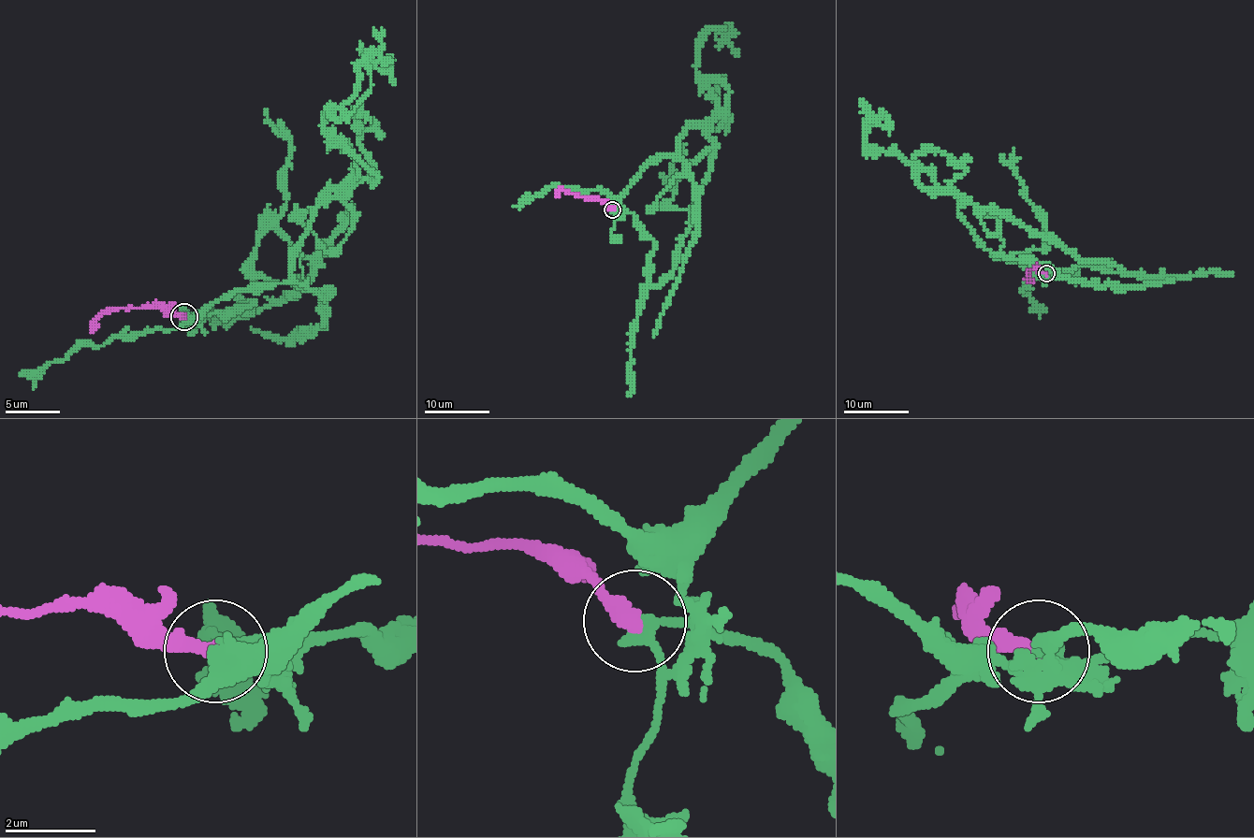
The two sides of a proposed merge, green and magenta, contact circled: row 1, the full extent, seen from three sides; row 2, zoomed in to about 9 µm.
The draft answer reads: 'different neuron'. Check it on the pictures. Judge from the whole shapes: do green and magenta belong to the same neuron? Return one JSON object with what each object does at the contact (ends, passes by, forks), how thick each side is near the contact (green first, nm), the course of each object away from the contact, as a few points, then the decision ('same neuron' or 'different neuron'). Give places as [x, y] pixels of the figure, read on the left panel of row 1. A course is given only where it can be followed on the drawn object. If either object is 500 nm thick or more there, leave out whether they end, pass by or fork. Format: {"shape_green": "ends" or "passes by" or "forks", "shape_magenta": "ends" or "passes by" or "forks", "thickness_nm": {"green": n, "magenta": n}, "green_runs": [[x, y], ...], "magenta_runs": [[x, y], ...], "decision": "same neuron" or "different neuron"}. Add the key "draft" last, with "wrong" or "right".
{"shape_green": "passes by", "shape_magenta": "ends", "thickness_nm": {"green": 240, "magenta": 360}, "green_runs": [[185, 316], [292, 275], [316, 207], [357, 174], [325, 117], [355, 93], [357, 65], [395, 84]], "magenta_runs": [[182, 316], [169, 316], [158, 308], [120, 308], [104, 313], [90, 332]], "decision": "same neuron", "draft": "wrong"}

